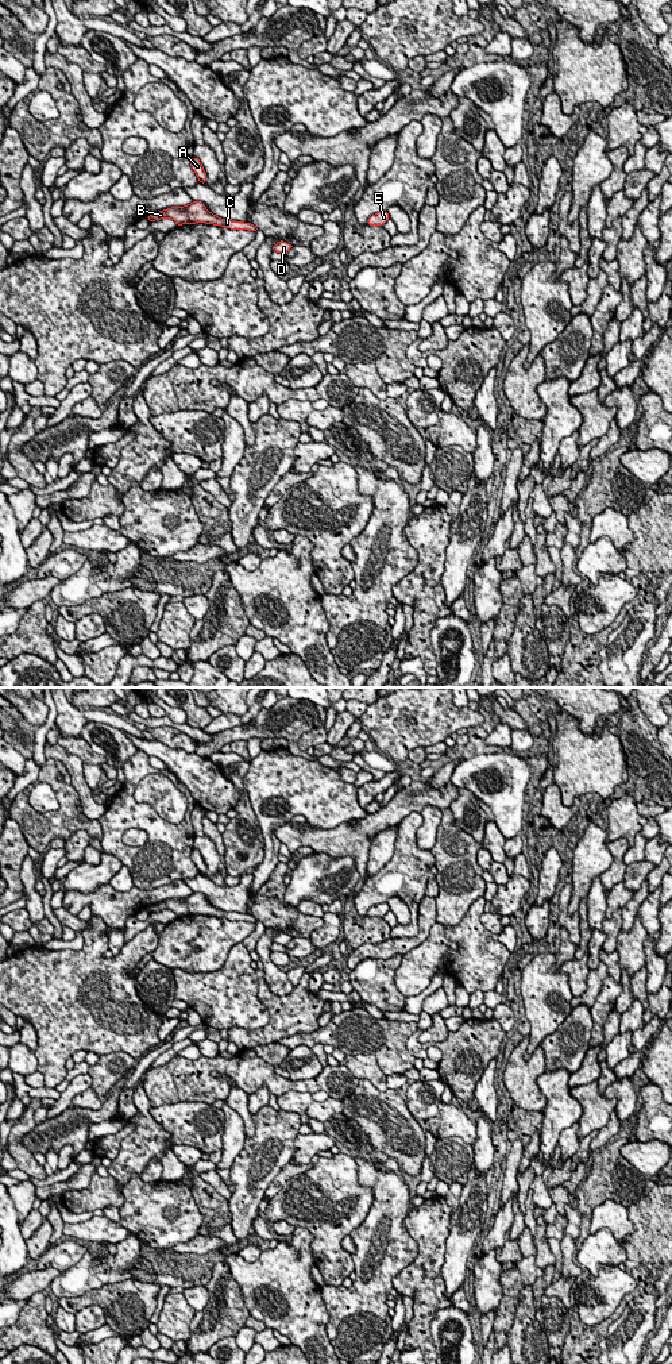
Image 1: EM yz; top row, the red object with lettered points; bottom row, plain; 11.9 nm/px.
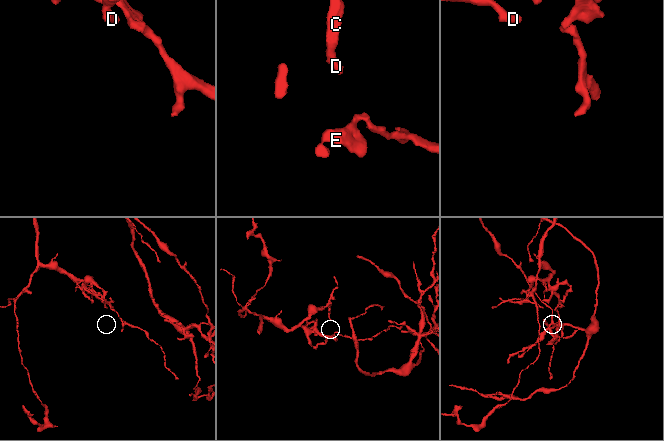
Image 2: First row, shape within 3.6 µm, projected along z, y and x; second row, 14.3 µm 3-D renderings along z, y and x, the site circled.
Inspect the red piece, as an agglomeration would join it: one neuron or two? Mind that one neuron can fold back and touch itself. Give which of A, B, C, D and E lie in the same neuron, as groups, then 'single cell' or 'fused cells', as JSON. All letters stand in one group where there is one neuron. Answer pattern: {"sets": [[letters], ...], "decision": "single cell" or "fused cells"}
{"sets": [["A", "B", "C", "D", "E"]], "decision": "single cell"}

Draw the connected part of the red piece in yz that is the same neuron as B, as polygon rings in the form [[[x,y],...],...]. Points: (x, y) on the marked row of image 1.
[[[193,201],[185,207],[171,207],[147,216],[148,223],[161,219],[173,219],[177,226],[205,223],[213,226],[228,227],[231,230],[248,230],[256,231],[258,228],[252,223],[231,221],[211,213],[201,201]]]

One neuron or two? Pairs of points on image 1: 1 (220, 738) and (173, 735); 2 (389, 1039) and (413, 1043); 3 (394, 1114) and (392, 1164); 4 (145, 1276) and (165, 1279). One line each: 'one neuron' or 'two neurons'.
1: two neurons
2: two neurons
3: two neurons
4: one neuron

